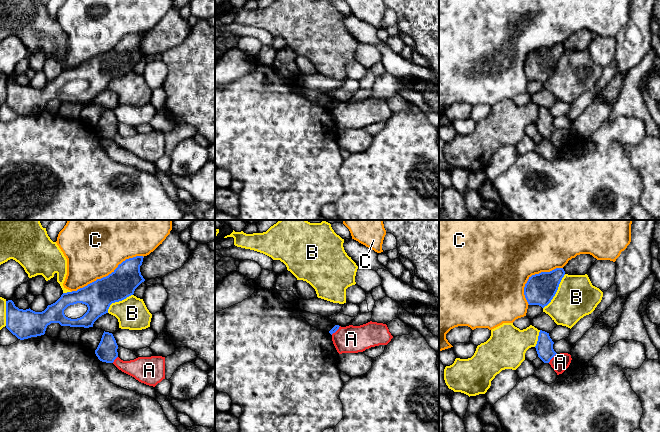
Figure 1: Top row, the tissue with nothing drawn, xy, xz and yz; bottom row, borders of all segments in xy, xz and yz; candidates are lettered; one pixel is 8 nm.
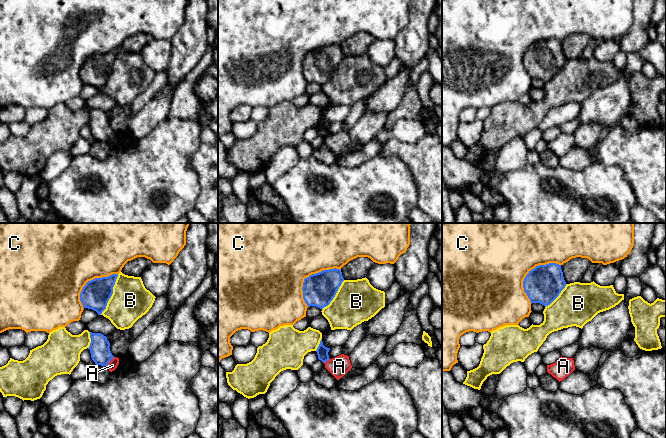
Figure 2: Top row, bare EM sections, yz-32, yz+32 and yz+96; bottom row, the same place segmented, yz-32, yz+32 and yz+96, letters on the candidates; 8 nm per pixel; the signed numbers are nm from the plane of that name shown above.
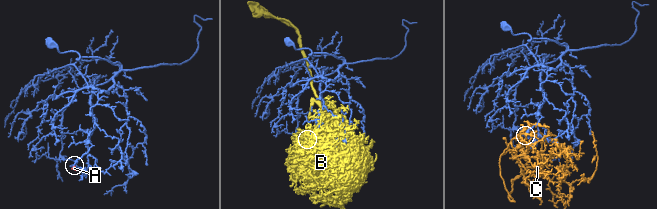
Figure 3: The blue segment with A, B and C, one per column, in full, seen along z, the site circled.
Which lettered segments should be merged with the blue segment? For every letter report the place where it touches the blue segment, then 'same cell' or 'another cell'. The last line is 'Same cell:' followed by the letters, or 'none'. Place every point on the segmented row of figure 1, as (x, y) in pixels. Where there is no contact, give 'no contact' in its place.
A: yz (552, 357) | another cell
B: yz (556, 291) | another cell
C: xy (108, 275) | another cell
Same cell: none

